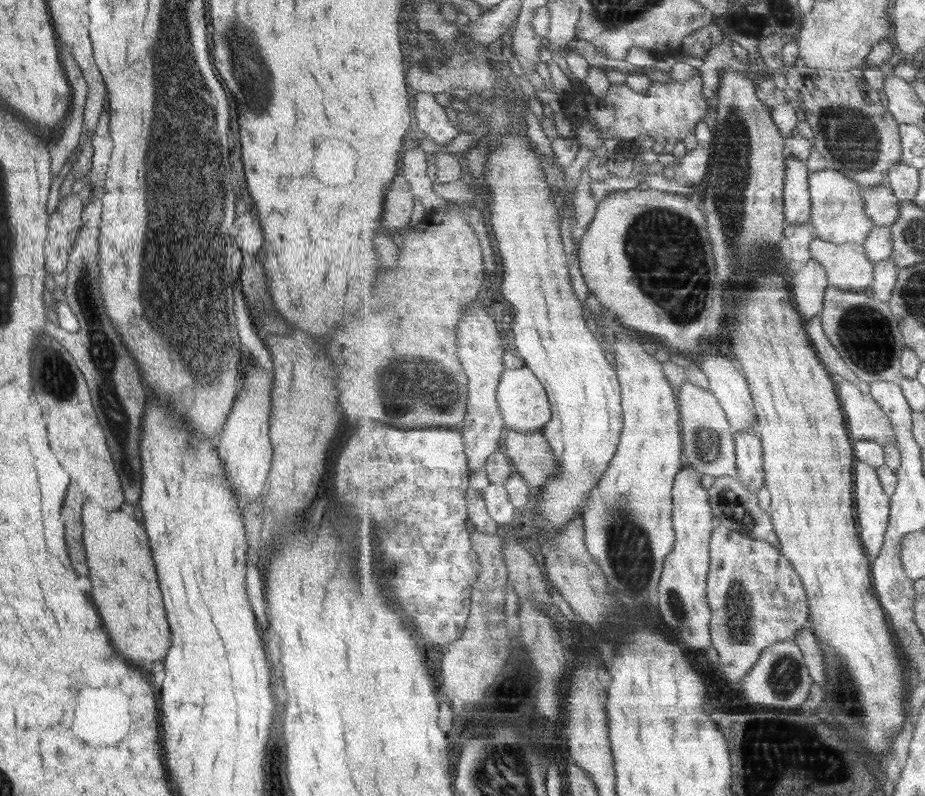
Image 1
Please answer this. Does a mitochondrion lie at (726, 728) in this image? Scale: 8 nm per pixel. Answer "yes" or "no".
no

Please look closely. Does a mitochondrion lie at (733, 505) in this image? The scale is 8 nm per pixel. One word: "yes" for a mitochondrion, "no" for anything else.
yes

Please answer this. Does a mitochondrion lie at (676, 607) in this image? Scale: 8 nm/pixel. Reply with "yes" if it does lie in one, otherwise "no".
yes

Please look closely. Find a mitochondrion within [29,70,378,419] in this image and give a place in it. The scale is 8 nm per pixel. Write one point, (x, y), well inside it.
(55, 374)

